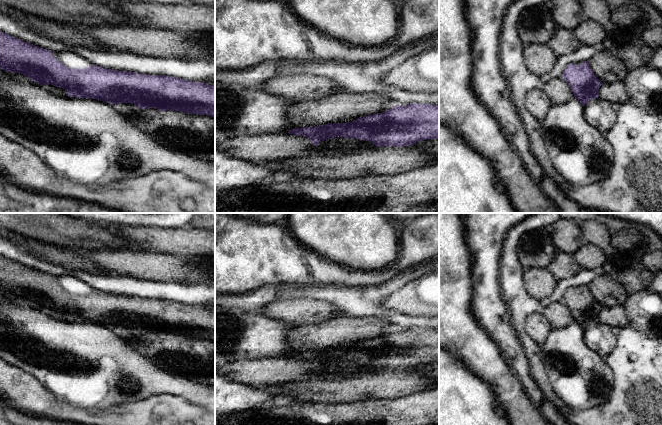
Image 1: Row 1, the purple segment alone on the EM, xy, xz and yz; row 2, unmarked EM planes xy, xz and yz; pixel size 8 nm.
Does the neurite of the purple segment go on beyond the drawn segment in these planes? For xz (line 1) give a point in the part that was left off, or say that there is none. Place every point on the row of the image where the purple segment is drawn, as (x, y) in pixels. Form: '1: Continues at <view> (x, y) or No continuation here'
1: No continuation here

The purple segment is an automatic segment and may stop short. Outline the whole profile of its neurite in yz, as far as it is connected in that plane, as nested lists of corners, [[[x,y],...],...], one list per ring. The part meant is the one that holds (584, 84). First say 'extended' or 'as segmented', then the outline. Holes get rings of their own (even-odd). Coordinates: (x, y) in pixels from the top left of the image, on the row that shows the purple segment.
as segmented; [[[588,61],[576,64],[569,64],[562,78],[570,86],[574,97],[584,106],[591,99],[599,97],[599,88],[602,82],[594,75]]]

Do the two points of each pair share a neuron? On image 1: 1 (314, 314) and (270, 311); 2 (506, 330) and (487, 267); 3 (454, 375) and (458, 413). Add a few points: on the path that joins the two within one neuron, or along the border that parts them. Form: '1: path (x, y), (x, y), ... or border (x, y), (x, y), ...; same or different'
1: path (303, 311), (281, 311); same
2: path (491, 314), (487, 305), (487, 283); same
3: path (454, 384), (454, 404); same

